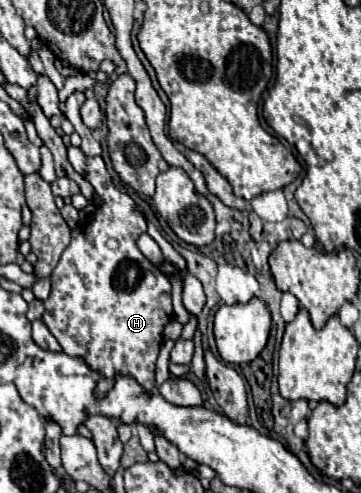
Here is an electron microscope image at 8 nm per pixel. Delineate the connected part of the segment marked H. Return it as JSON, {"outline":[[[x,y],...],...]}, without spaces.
{"outline":[[[102,192],[102,196],[104,206],[72,230],[72,240],[62,252],[58,266],[52,270],[52,292],[42,320],[62,346],[64,354],[82,358],[92,370],[98,370],[98,394],[106,394],[106,390],[114,386],[114,378],[118,374],[134,378],[146,392],[152,392],[156,388],[154,362],[164,340],[162,330],[172,320],[172,286],[170,280],[136,246],[136,238],[146,232],[146,220],[136,212],[134,200],[124,192]]]}

